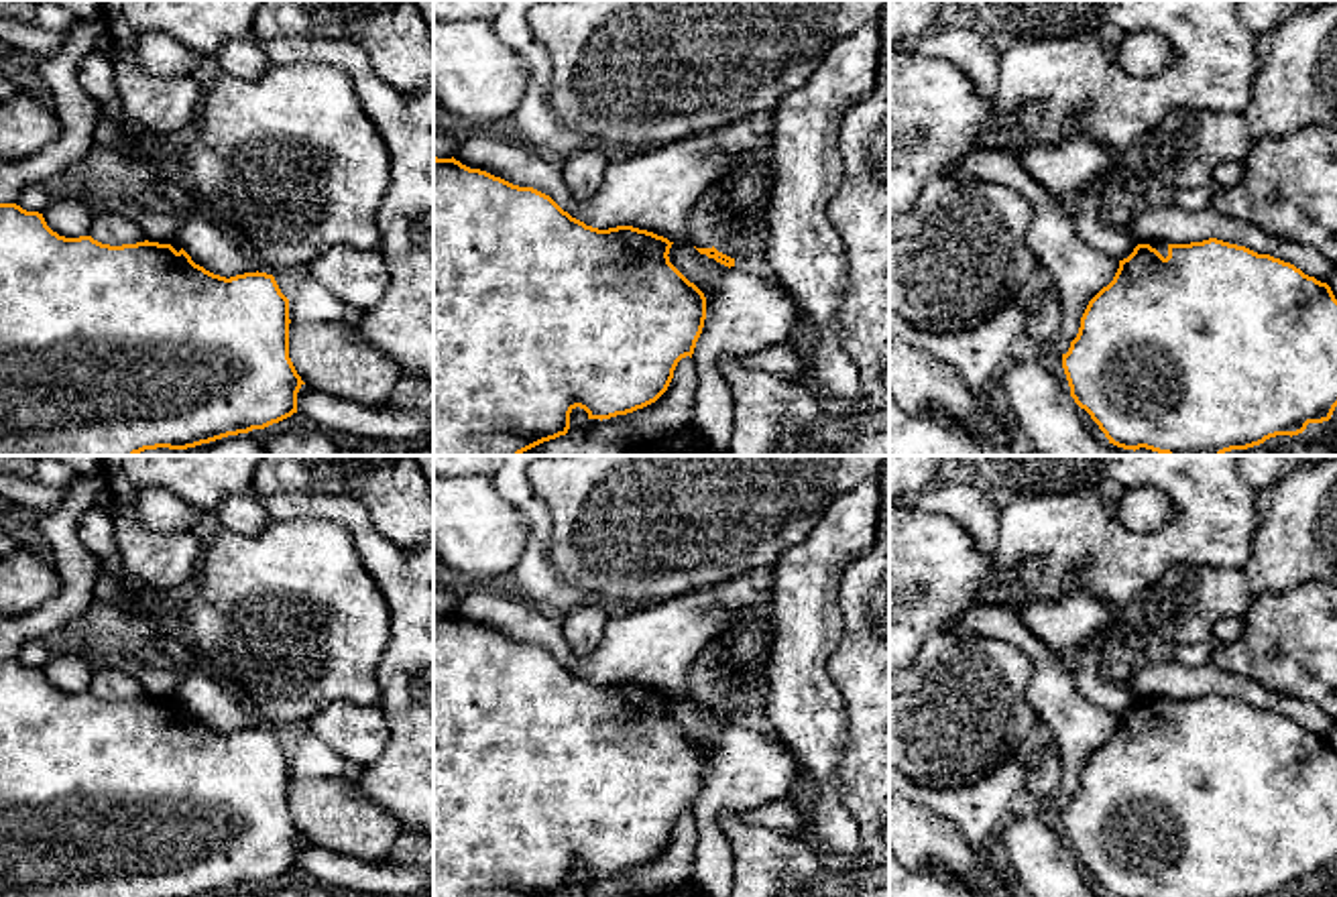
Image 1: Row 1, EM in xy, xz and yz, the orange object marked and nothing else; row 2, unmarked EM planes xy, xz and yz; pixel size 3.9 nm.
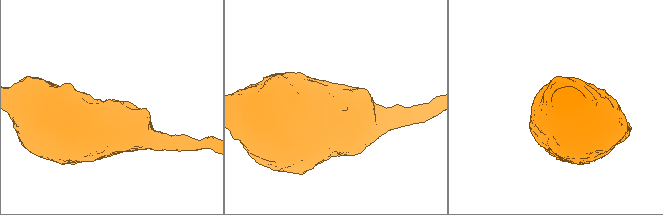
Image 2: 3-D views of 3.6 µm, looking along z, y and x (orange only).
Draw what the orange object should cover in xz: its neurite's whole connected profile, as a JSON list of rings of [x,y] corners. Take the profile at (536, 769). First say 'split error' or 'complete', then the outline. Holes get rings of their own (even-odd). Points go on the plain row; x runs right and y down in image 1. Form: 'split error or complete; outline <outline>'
complete; outline [[[433,612],[433,897],[549,897],[568,889],[570,869],[576,862],[584,864],[588,869],[588,875],[602,877],[617,871],[633,869],[637,864],[655,858],[667,846],[678,818],[686,812],[692,814],[706,775],[704,749],[670,718],[667,710],[672,700],[674,698],[670,698],[663,692],[633,681],[617,681],[608,685],[586,681],[584,677],[564,667],[549,651],[533,643],[519,643],[486,626],[470,624],[460,616],[456,616],[454,612],[452,614]]]

